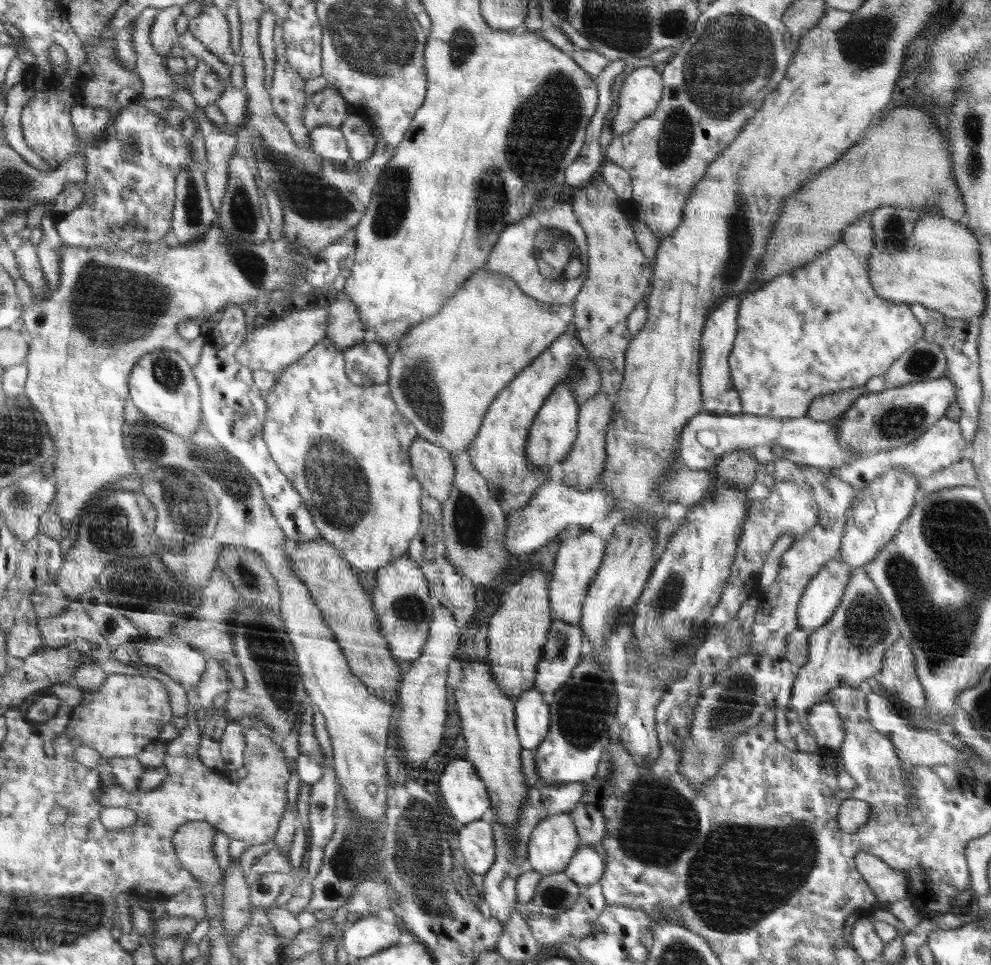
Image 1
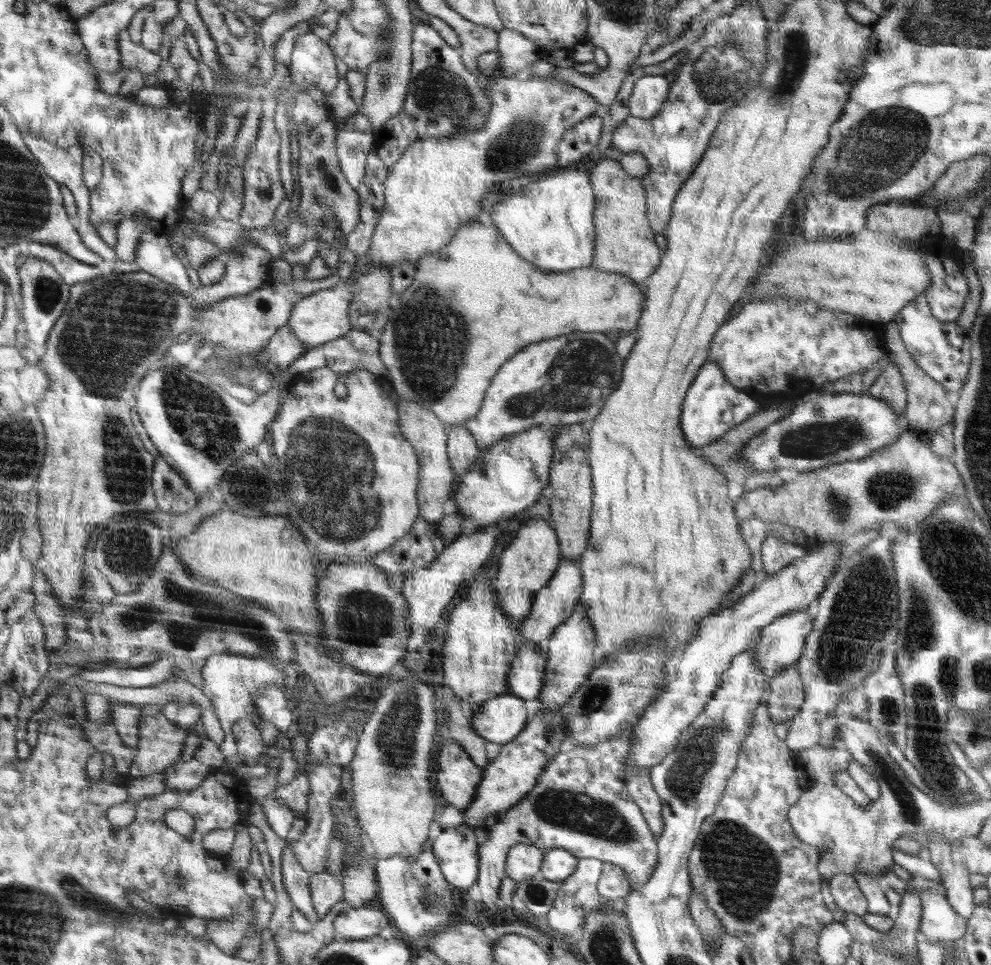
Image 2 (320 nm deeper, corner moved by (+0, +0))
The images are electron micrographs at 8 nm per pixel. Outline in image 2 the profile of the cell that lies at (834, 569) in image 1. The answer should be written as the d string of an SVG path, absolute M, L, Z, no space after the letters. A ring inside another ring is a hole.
M807 609L796 610L775 618L768 626L761 629L759 644L755 646L755 660L761 667L759 670L770 679L786 667L795 664L802 656L806 637L813 627L813 619Z

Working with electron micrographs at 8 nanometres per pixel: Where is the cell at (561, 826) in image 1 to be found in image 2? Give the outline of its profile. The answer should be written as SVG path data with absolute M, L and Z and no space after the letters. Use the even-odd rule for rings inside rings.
M519 844L513 846L507 854L505 871L508 878L521 881L529 879L542 868L545 851L535 844Z

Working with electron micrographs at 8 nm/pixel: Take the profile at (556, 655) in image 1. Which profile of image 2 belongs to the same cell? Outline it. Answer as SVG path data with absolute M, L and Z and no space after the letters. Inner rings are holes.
M529 640L518 641L518 654L508 676L508 694L517 698L536 698L546 682L546 653Z

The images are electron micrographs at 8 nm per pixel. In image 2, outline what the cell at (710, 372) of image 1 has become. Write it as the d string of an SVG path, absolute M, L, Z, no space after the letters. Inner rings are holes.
M707 360L689 386L682 405L680 426L683 437L689 446L695 448L710 444L733 426L756 414L757 408L758 402L726 380L721 366L715 360Z

